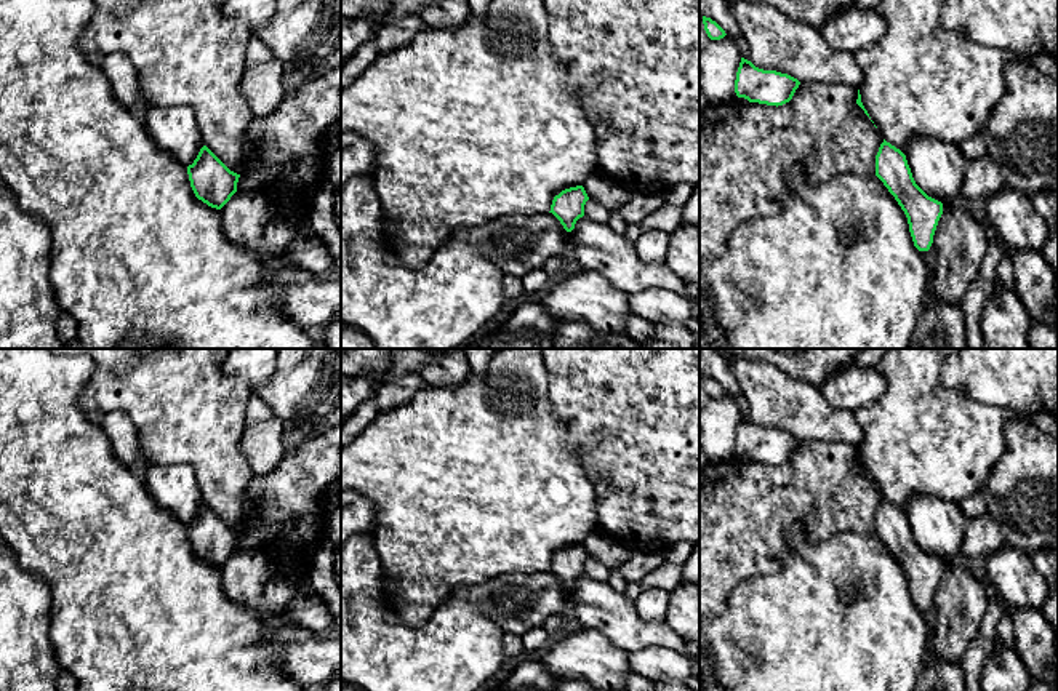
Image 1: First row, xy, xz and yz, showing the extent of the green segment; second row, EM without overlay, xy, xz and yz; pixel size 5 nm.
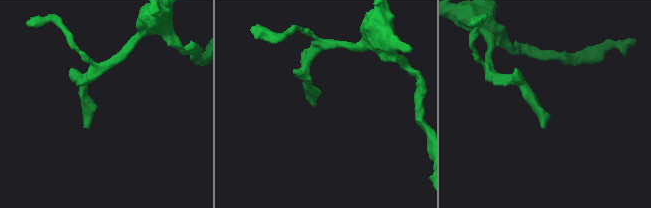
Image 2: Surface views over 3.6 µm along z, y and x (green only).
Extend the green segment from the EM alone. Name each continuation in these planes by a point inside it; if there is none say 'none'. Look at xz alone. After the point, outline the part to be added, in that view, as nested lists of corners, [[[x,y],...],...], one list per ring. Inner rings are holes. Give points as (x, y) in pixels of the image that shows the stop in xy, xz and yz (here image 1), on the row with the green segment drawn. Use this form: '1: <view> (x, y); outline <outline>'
none

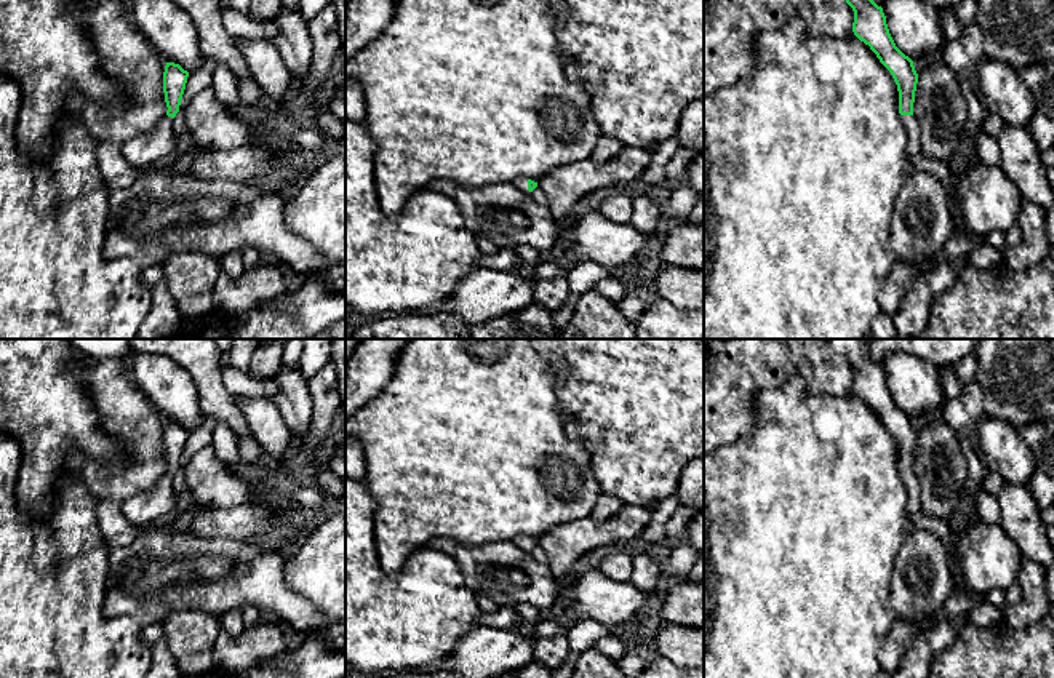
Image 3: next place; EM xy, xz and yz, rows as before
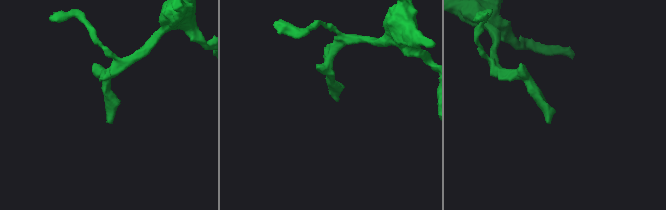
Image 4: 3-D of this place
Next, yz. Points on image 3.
1: yz (914, 147); outline [[[900,115],[900,120],[905,126],[908,144],[907,144],[907,154],[908,158],[913,155],[921,154],[921,139],[920,139],[920,126],[915,115]]]

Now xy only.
1: xy (143, 149); outline [[[165,115],[150,131],[122,144],[123,157],[138,170],[178,150],[173,118]]]

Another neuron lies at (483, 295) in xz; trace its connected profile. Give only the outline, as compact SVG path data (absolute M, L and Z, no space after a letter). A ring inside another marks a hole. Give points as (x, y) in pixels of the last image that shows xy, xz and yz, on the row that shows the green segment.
M478 265L465 275L437 309L462 318L467 325L485 325L505 313L536 304L534 278L513 270Z

